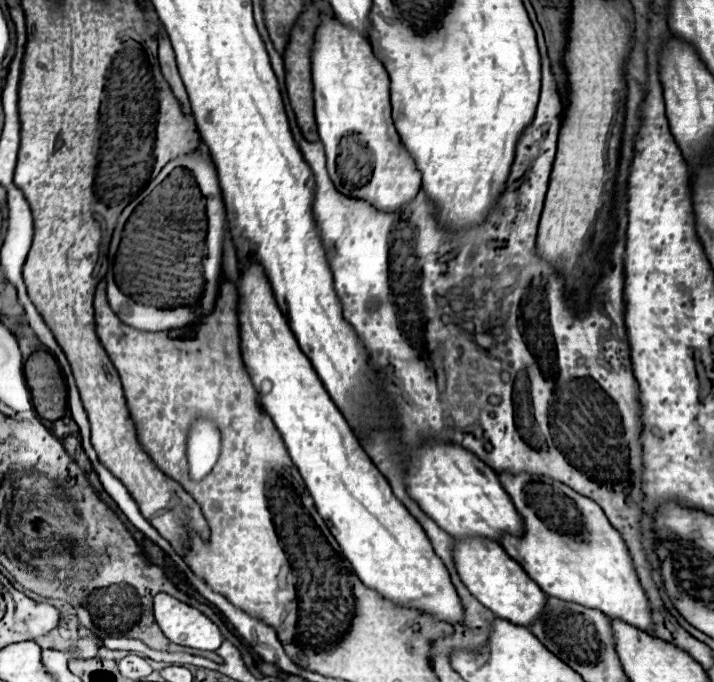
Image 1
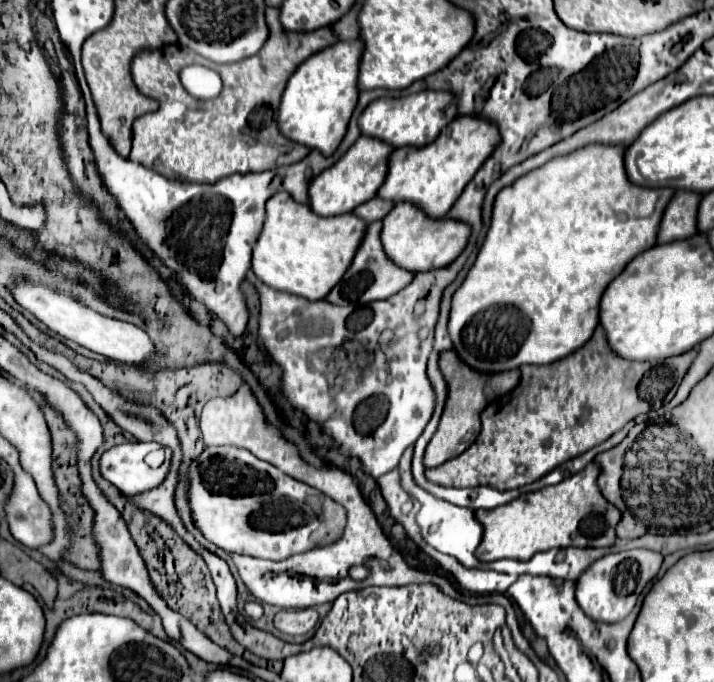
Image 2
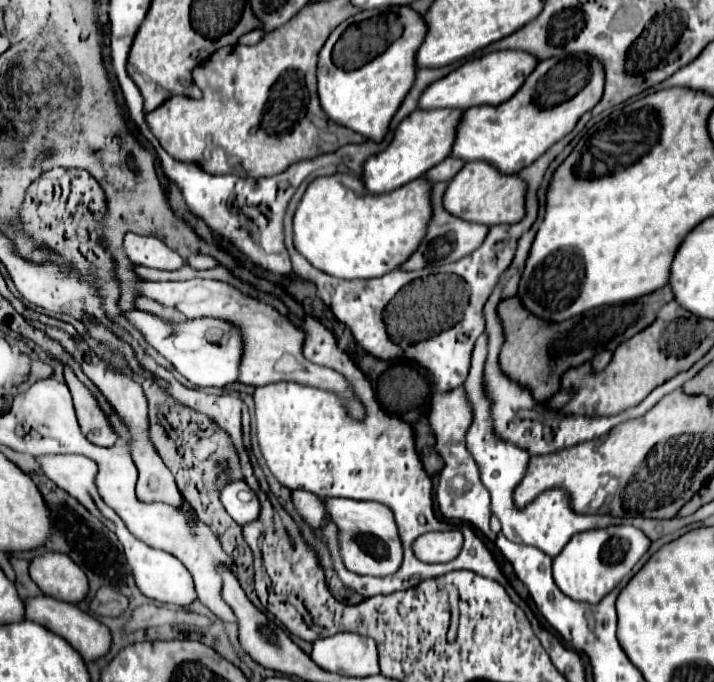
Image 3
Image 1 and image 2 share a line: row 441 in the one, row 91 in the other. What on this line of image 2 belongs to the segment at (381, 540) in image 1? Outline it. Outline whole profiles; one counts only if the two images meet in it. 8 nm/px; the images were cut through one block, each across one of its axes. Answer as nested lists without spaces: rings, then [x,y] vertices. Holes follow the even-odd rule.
[[[362,40],[336,42],[322,52],[312,54],[290,76],[280,100],[278,128],[290,140],[332,156],[346,134],[348,120],[358,102],[358,60],[362,54]]]

